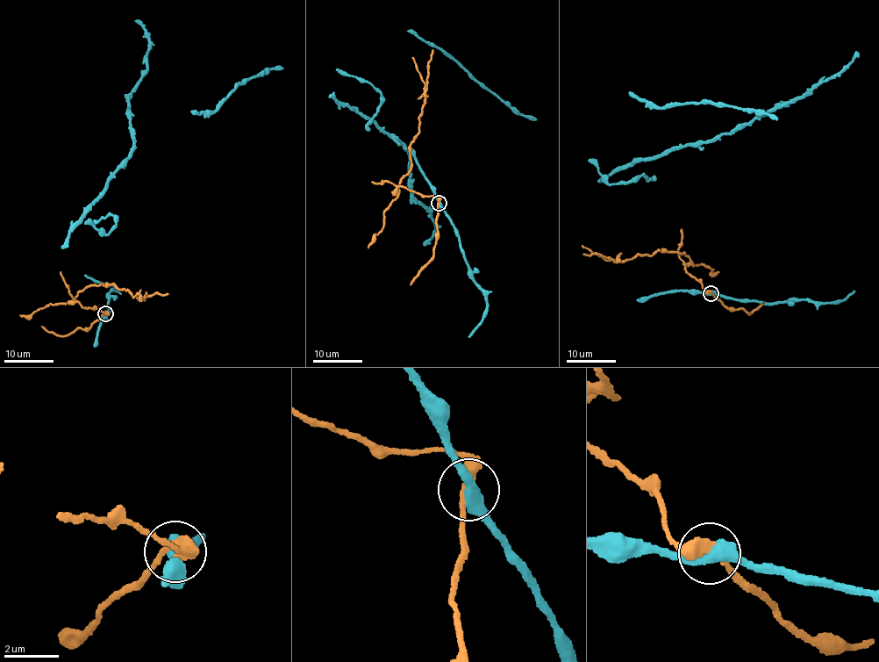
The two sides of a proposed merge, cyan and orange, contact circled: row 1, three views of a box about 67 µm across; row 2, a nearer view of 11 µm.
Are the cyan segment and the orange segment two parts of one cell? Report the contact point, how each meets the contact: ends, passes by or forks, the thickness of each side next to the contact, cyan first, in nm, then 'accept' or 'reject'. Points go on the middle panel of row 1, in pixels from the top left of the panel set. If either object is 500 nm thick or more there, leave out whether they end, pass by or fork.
at (439, 203); cyan passes by; orange passes by; 480 nm thick on the cyan side, 360 nm on the other; reject

